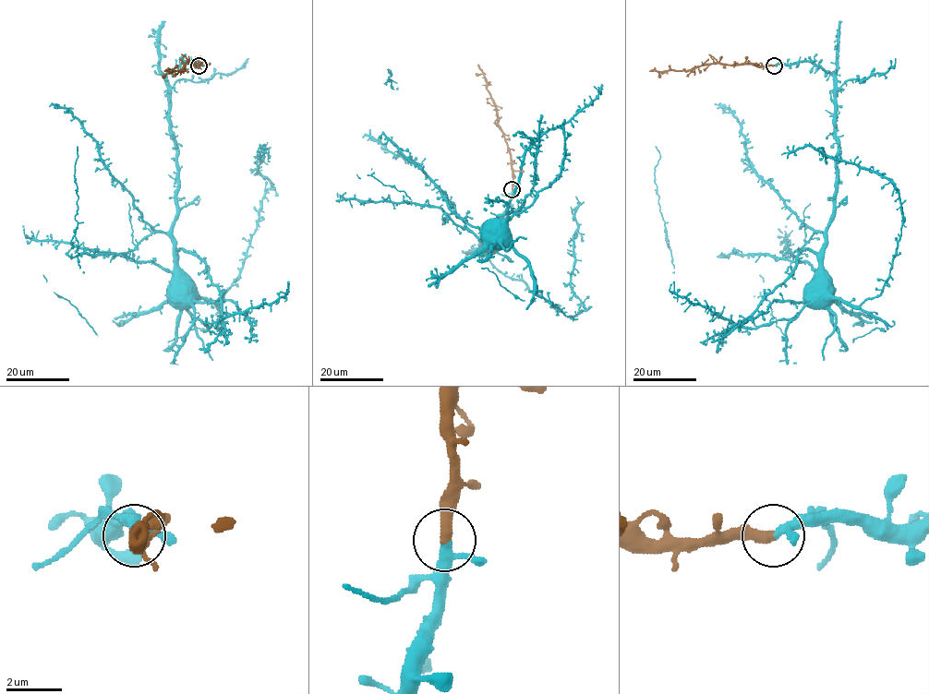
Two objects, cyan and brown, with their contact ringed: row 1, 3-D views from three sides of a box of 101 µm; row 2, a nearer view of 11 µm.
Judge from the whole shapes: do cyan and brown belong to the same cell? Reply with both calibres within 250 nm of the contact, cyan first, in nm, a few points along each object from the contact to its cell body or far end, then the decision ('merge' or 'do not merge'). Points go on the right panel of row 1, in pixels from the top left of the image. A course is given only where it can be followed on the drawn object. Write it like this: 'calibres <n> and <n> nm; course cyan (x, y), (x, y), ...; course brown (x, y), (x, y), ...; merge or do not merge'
calibres 280 and 400 nm; course cyan (774, 65), (812, 62), (833, 77), (838, 144), (836, 188), (819, 276), (812, 292); course brown (774, 65), (711, 63), (687, 70), (649, 71); merge

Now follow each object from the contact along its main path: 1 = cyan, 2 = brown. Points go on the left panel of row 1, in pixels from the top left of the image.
1: (199, 65), (184, 62), (166, 77), (177, 188), (176, 221), (173, 231), (174, 292)
2: (199, 65), (186, 63), (180, 70), (163, 71)

